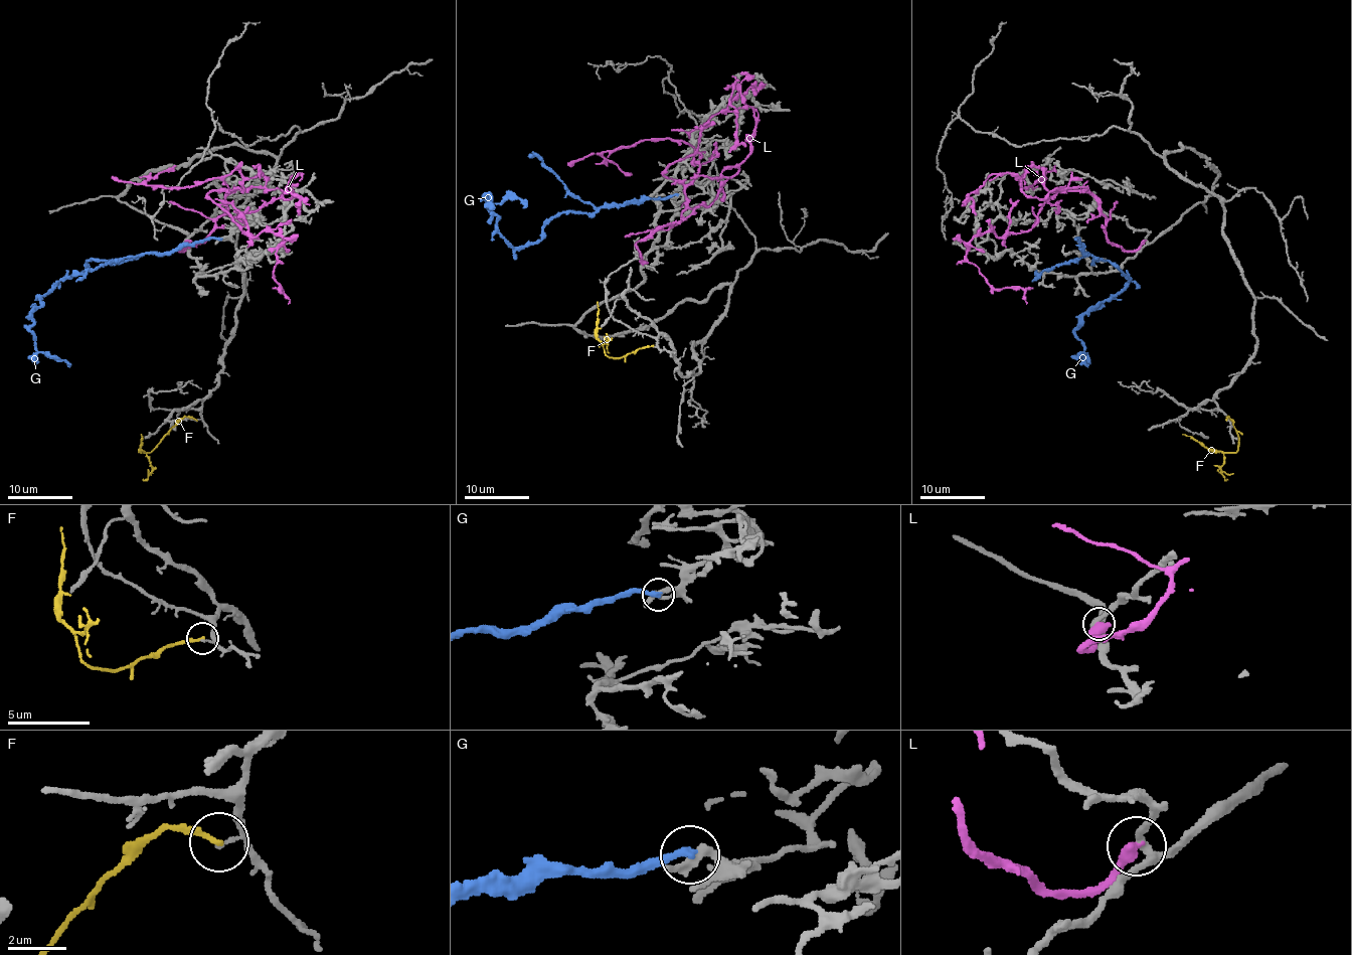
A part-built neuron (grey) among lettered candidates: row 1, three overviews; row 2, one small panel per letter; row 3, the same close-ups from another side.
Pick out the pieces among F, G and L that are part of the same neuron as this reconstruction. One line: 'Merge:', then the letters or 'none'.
Merge: none

